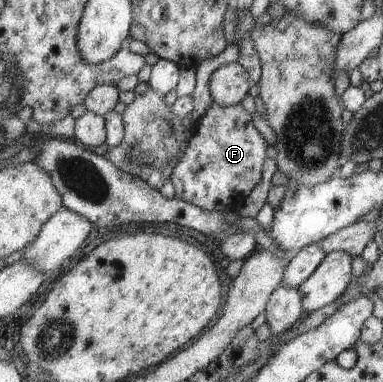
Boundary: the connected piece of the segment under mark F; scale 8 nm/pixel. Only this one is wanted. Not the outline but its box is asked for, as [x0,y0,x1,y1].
[170,102,269,213]

